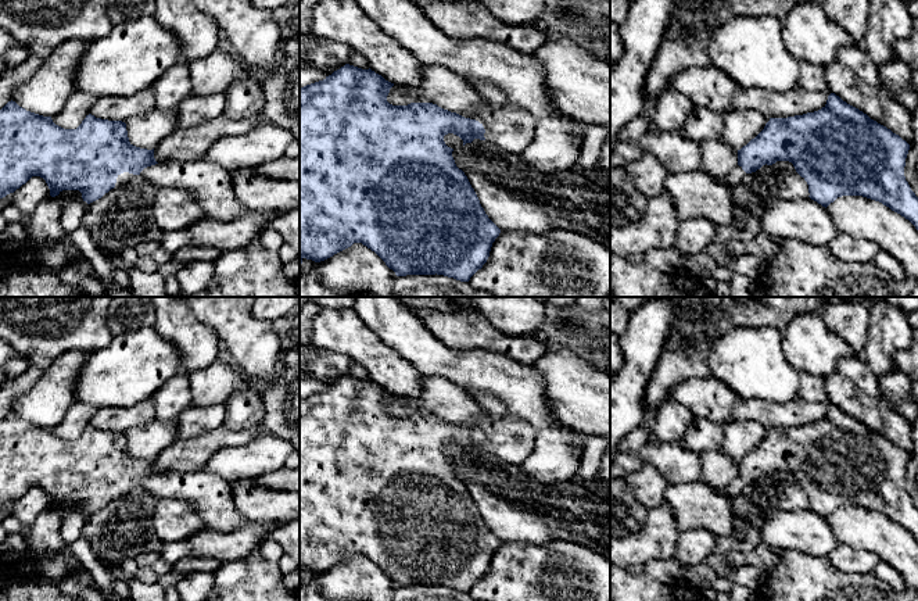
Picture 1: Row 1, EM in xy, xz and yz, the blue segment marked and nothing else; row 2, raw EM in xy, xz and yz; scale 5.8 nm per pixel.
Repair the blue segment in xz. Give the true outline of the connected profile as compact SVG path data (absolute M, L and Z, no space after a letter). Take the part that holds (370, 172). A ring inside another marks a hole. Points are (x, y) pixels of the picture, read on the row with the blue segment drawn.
M345 64L323 81L300 89L300 266L304 258L320 262L351 247L354 243L362 243L374 251L397 276L437 273L460 282L469 282L470 278L487 262L492 243L499 236L501 229L488 218L467 176L456 167L452 157L453 149L445 144L444 136L453 133L463 140L465 146L466 143L471 143L474 139L485 140L484 133L488 132L494 136L492 143L496 147L510 154L520 155L534 139L537 119L509 103L501 105L492 104L487 100L484 100L480 110L460 114L451 112L433 103L392 105L387 101L387 96L392 86L394 83L386 81L370 68L362 69Z

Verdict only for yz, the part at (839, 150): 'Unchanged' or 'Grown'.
Grown

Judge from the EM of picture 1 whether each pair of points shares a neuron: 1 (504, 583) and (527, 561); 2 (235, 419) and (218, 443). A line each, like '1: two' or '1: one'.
1: one
2: two

